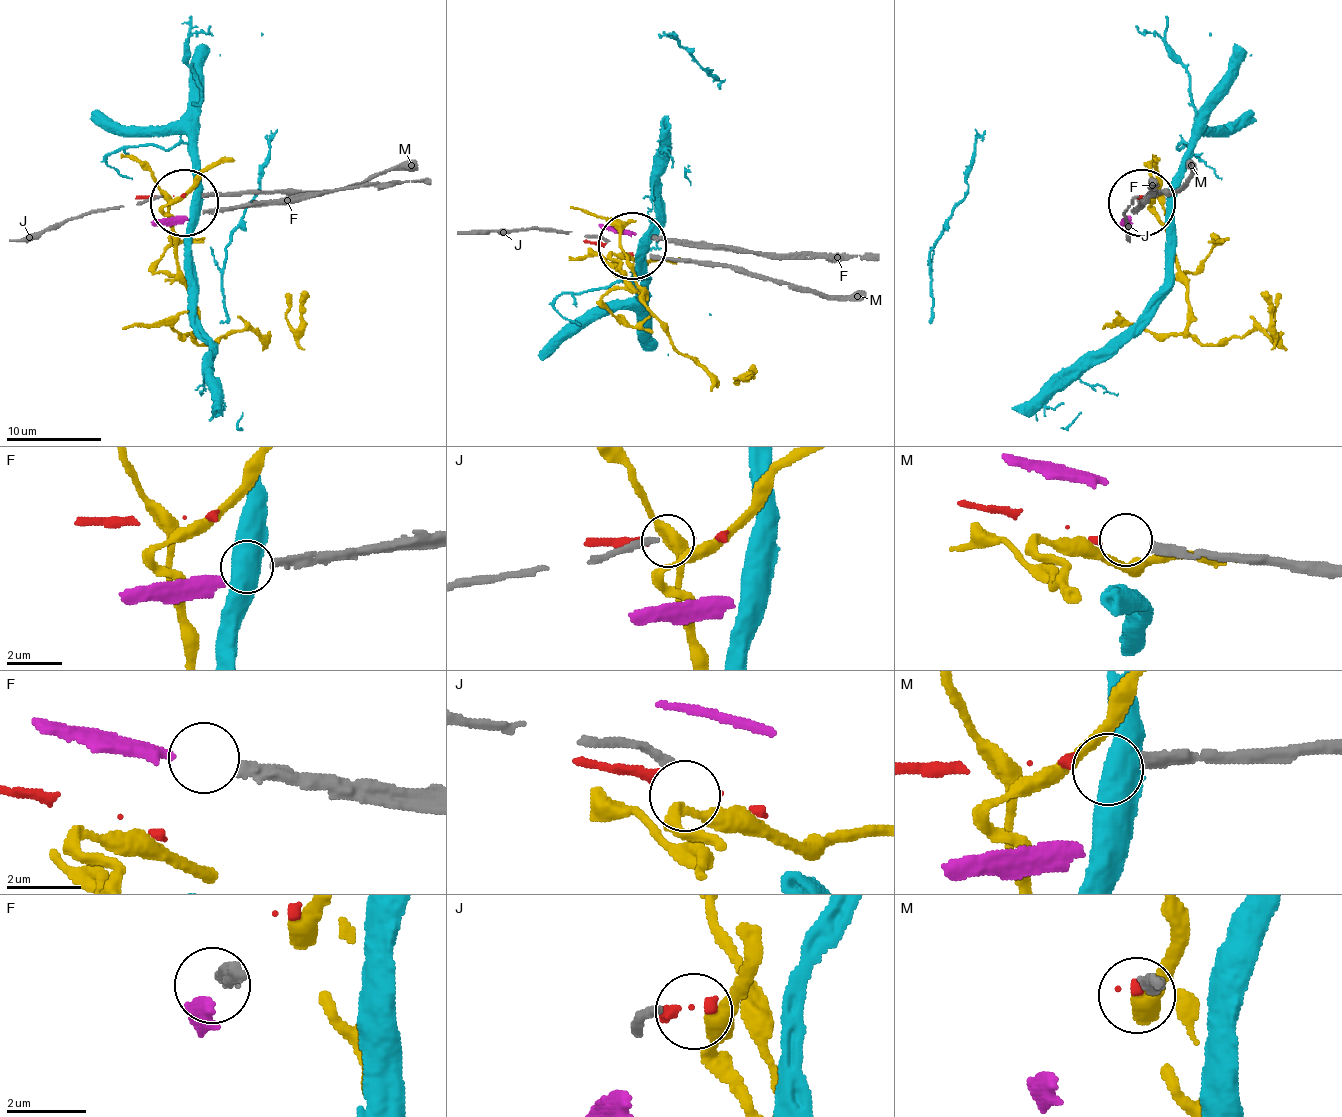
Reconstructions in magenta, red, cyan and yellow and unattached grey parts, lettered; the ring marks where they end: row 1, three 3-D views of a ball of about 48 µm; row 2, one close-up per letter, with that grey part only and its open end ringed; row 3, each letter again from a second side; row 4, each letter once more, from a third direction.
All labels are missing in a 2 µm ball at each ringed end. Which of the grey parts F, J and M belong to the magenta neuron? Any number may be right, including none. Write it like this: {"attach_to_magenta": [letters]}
{"attach_to_magenta": []}

